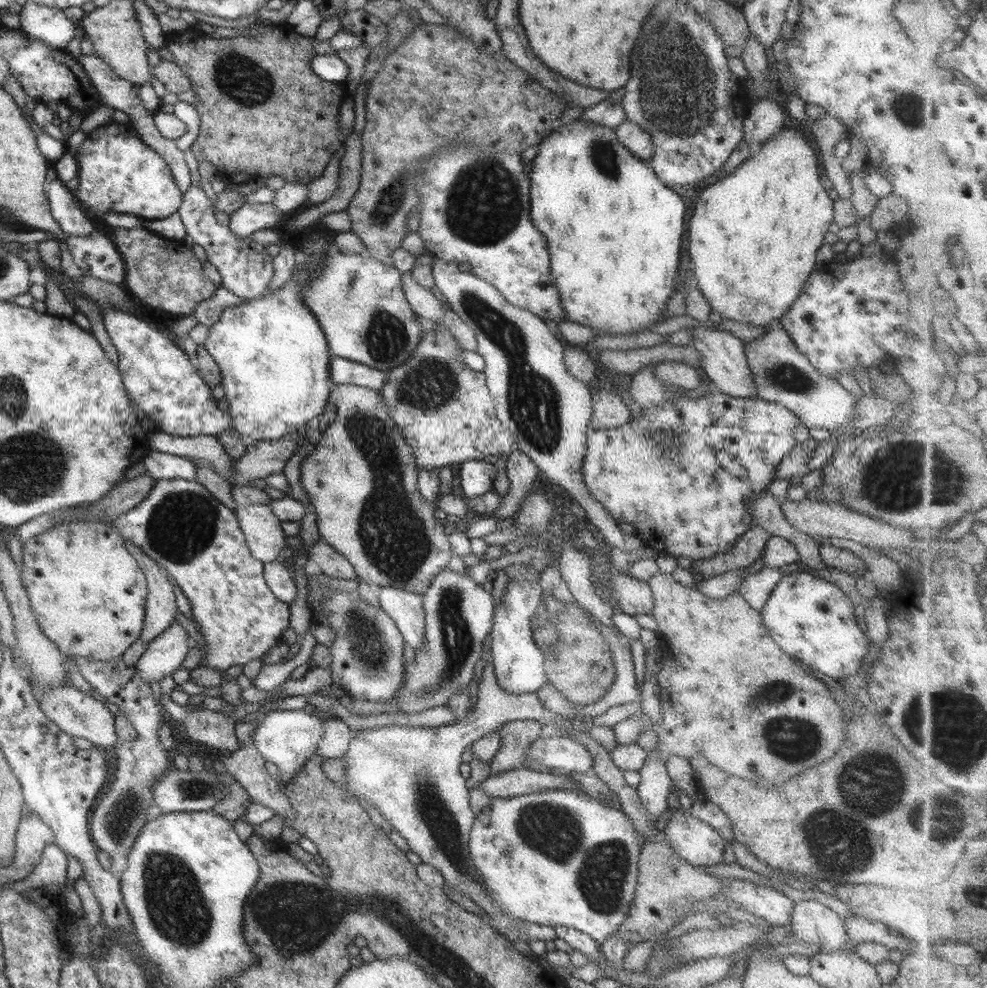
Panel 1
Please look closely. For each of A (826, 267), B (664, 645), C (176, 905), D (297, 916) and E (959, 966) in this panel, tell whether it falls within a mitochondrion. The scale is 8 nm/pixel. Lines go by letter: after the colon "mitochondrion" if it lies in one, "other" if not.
A: other
B: other
C: mitochondrion
D: mitochondrion
E: other

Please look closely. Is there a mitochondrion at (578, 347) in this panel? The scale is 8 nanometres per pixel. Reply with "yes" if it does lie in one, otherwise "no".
no

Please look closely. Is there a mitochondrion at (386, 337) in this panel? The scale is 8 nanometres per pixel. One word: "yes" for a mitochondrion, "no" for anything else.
yes

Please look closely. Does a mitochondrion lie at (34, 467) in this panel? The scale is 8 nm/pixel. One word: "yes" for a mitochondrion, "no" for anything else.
yes

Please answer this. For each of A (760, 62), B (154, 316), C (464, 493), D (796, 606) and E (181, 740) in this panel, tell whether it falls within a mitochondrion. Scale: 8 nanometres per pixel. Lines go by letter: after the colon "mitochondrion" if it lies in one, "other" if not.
A: other
B: other
C: other
D: other
E: other

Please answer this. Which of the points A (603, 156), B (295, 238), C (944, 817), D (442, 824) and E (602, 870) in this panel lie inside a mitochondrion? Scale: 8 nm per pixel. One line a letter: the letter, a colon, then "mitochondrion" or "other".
A: mitochondrion
B: other
C: mitochondrion
D: mitochondrion
E: mitochondrion

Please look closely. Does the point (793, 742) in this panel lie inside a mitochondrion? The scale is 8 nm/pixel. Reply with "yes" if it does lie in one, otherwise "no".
yes

